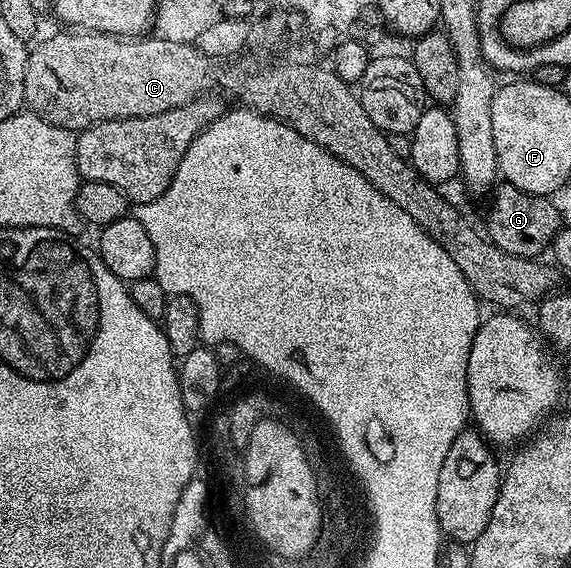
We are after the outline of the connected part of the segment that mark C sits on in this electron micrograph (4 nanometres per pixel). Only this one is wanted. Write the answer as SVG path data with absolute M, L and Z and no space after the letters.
M79 28L61 29L61 34L52 34L37 50L33 49L28 56L26 76L24 77L24 100L27 109L37 114L55 126L61 126L73 132L87 130L88 127L99 122L109 122L119 118L141 118L142 116L158 116L158 112L170 112L170 108L178 108L187 102L209 93L212 82L221 86L228 94L237 94L243 105L250 110L257 110L260 114L279 118L288 126L299 130L302 136L318 144L326 152L330 152L338 160L350 164L382 196L394 200L410 220L414 220L427 232L437 244L458 264L458 272L466 276L470 288L476 293L481 303L488 302L492 308L516 308L524 306L527 302L535 303L553 289L552 274L540 263L540 260L519 258L510 252L502 252L483 233L480 234L460 215L456 206L451 206L437 187L427 182L416 171L411 161L397 156L388 143L388 135L379 130L366 116L366 108L362 108L358 95L354 92L345 92L344 85L333 78L333 74L314 70L312 67L303 67L299 62L277 61L277 66L260 66L257 70L243 70L240 66L219 66L212 62L208 54L199 50L199 45L191 42L174 43L173 40L158 39L155 36L141 36L127 38L121 34L103 34L98 30L81 30Z

